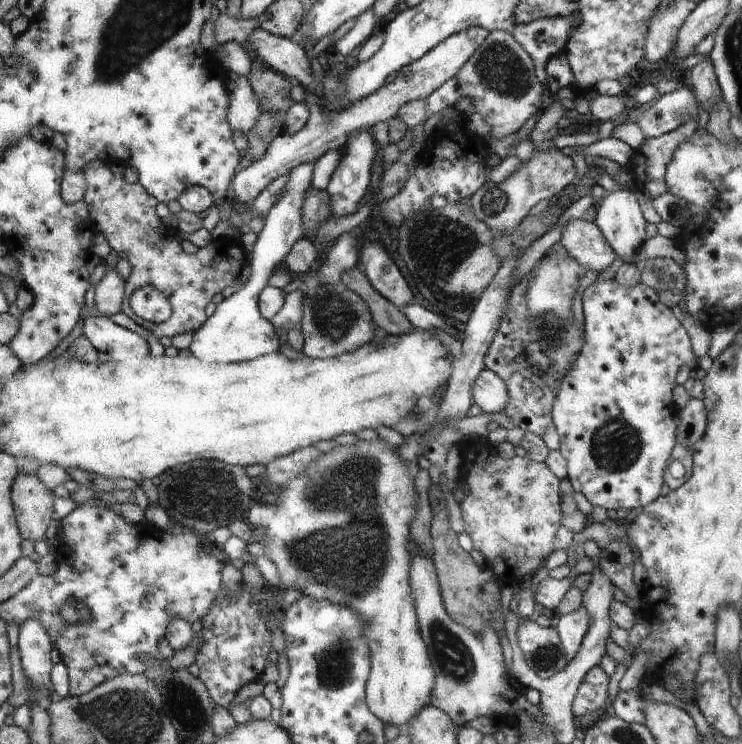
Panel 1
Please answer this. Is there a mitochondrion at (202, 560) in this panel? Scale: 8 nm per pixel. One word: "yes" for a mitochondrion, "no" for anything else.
no

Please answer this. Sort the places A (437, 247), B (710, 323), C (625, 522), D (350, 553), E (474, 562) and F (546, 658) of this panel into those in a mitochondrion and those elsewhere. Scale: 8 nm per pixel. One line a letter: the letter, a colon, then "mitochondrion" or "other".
A: mitochondrion
B: other
C: other
D: mitochondrion
E: other
F: mitochondrion

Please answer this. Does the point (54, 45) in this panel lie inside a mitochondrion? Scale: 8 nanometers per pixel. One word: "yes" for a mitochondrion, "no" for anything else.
no

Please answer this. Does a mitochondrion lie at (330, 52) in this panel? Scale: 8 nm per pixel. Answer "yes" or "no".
no

